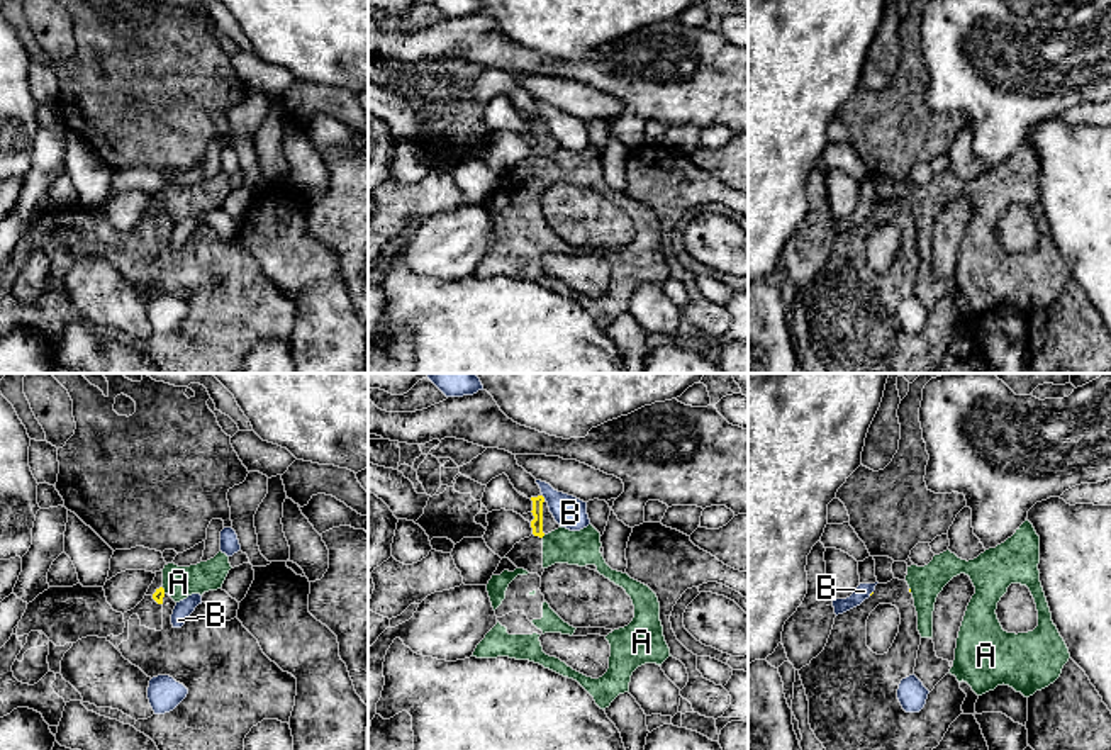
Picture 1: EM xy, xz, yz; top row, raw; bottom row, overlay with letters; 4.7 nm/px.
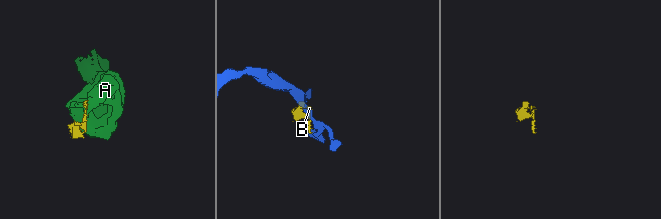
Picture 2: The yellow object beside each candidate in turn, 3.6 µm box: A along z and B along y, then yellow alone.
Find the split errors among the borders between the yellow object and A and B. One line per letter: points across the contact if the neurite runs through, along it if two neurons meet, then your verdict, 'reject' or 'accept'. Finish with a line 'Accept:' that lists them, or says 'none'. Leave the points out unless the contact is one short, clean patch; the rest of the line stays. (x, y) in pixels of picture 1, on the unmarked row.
A: border xy (161, 207), (165, 212); reject
B: reject
Accept: none

